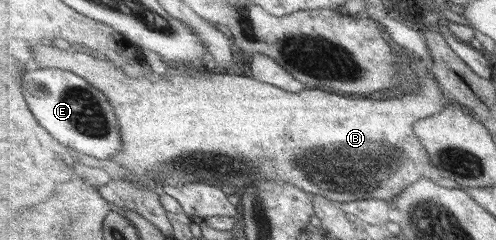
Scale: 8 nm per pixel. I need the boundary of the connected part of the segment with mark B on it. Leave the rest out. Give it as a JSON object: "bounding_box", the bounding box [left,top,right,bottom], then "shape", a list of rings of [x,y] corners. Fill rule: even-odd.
{"bounding_box":[19,45,458,203],"shape":[[[26,45],[21,46],[19,49],[23,51],[27,57],[27,63],[35,63],[33,57],[37,57],[37,61],[41,63],[41,67],[57,68],[64,71],[71,71],[80,77],[83,77],[88,83],[97,87],[107,95],[109,101],[112,102],[113,107],[117,109],[117,119],[121,121],[121,137],[125,141],[125,148],[123,151],[117,153],[115,161],[127,169],[125,173],[125,179],[135,183],[137,187],[147,187],[147,189],[157,189],[157,185],[161,185],[164,189],[167,185],[185,185],[185,183],[209,183],[209,185],[223,187],[223,185],[231,186],[239,193],[244,192],[245,188],[249,185],[259,184],[259,181],[279,181],[284,183],[291,183],[291,185],[297,185],[301,187],[308,194],[321,195],[327,197],[336,203],[346,201],[361,201],[361,199],[384,199],[393,202],[394,198],[401,193],[409,185],[429,177],[431,181],[436,182],[437,185],[448,186],[449,188],[455,188],[458,186],[456,181],[443,177],[427,149],[425,149],[424,143],[419,137],[417,137],[415,121],[419,121],[421,118],[425,119],[431,117],[439,112],[443,112],[445,106],[449,106],[447,99],[445,99],[445,91],[441,90],[441,85],[433,78],[434,75],[425,69],[425,62],[421,57],[415,55],[413,51],[408,51],[401,46],[395,48],[401,51],[406,57],[409,58],[409,66],[411,70],[414,70],[419,83],[419,88],[415,93],[407,93],[393,97],[393,99],[387,99],[387,101],[373,101],[373,99],[351,99],[351,97],[341,97],[342,94],[331,93],[325,91],[325,89],[309,89],[305,88],[299,93],[291,93],[290,91],[281,89],[280,87],[267,84],[256,80],[251,77],[244,77],[242,75],[202,75],[201,77],[191,77],[191,75],[185,75],[183,73],[173,73],[166,75],[165,77],[159,77],[153,74],[145,74],[144,76],[133,79],[127,77],[127,73],[123,73],[121,68],[117,68],[114,63],[109,59],[97,59],[90,54],[89,50],[77,52],[74,49],[61,49],[57,46],[49,47],[49,45]]]}

